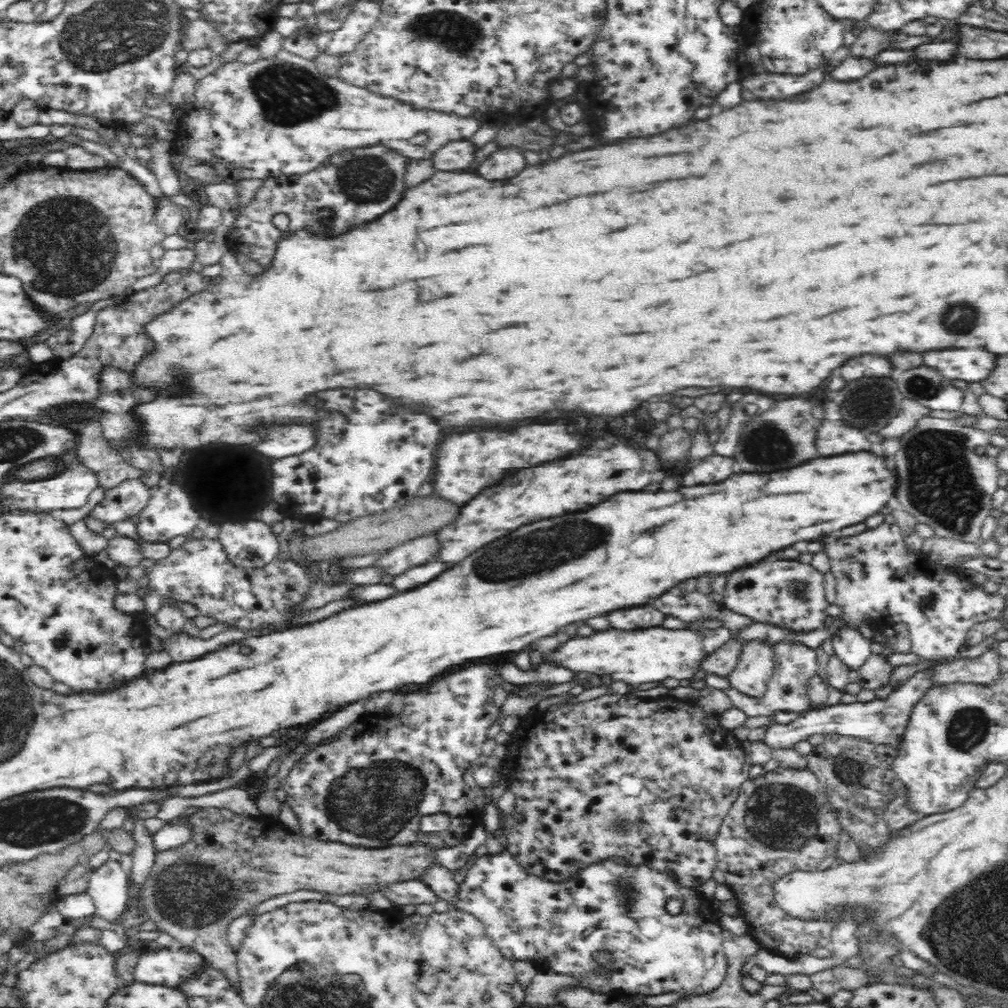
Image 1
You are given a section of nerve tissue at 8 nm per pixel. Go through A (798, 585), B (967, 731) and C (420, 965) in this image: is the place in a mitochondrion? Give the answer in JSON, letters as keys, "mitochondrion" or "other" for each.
{"A":"mitochondrion","B":"mitochondrion","C":"other"}

